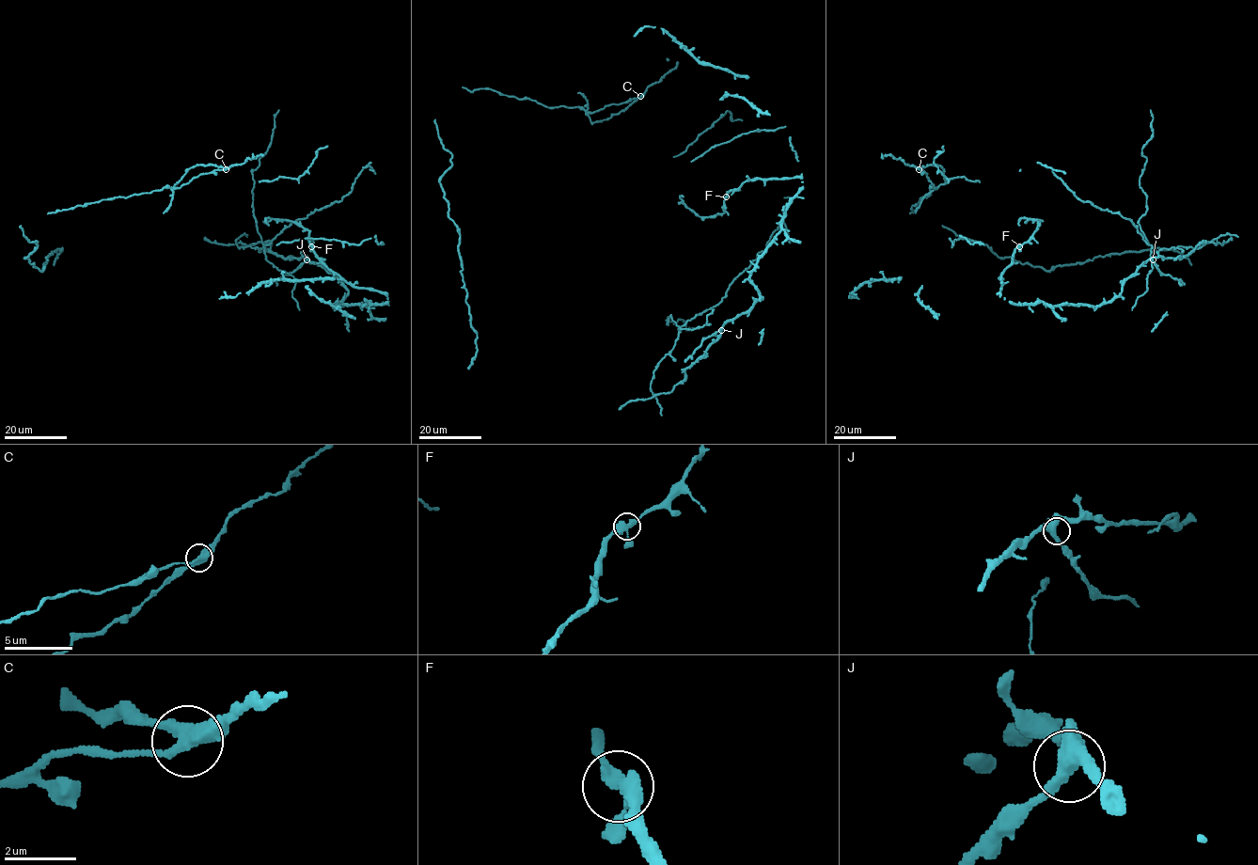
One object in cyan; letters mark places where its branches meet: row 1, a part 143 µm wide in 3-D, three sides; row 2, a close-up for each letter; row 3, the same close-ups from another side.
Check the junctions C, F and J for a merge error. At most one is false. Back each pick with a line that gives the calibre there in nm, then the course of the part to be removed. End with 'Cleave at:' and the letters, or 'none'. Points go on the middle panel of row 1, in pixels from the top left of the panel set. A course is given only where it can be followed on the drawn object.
C: calibre 360 nm
Cleave at: C

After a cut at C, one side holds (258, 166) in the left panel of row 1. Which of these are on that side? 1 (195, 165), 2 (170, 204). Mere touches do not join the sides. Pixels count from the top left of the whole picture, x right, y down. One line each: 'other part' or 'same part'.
1: same part
2: same part

